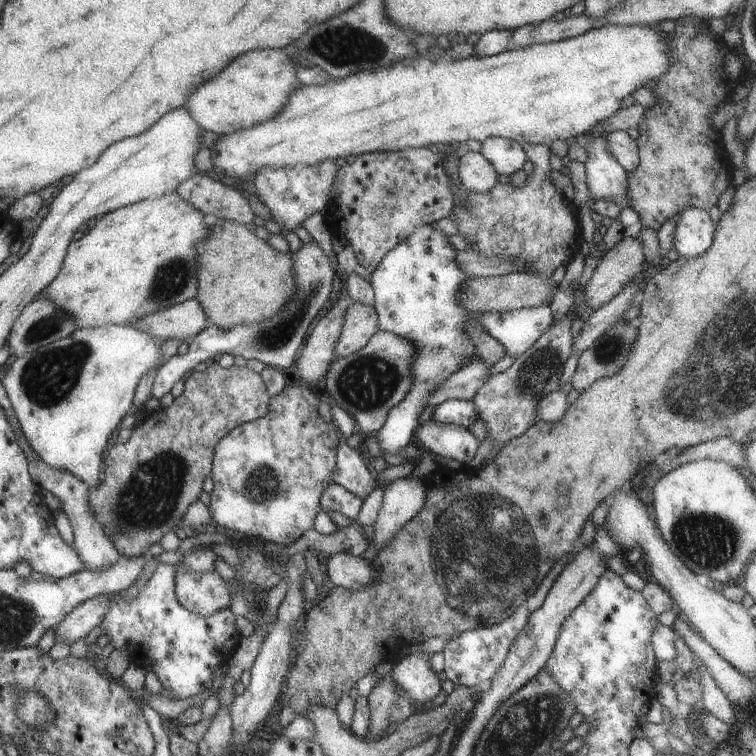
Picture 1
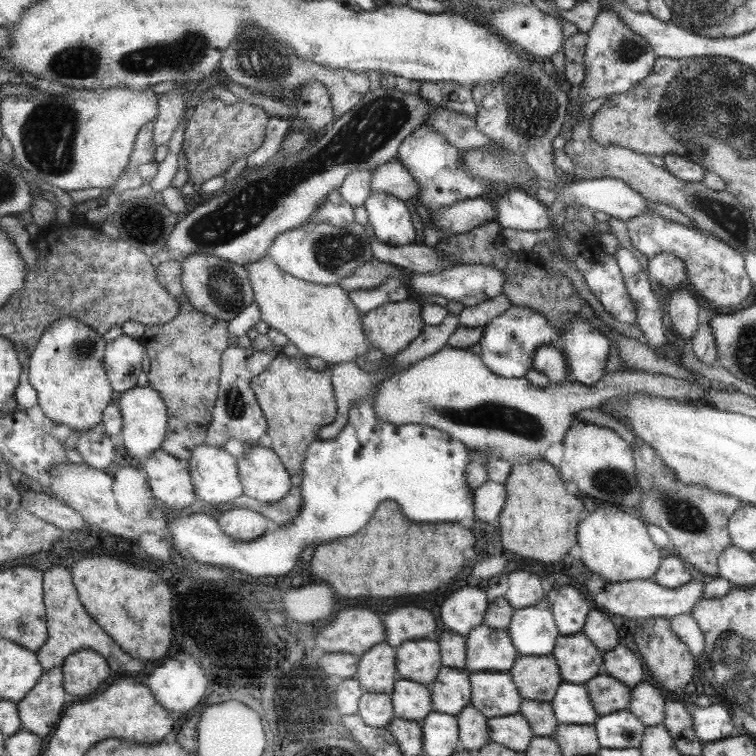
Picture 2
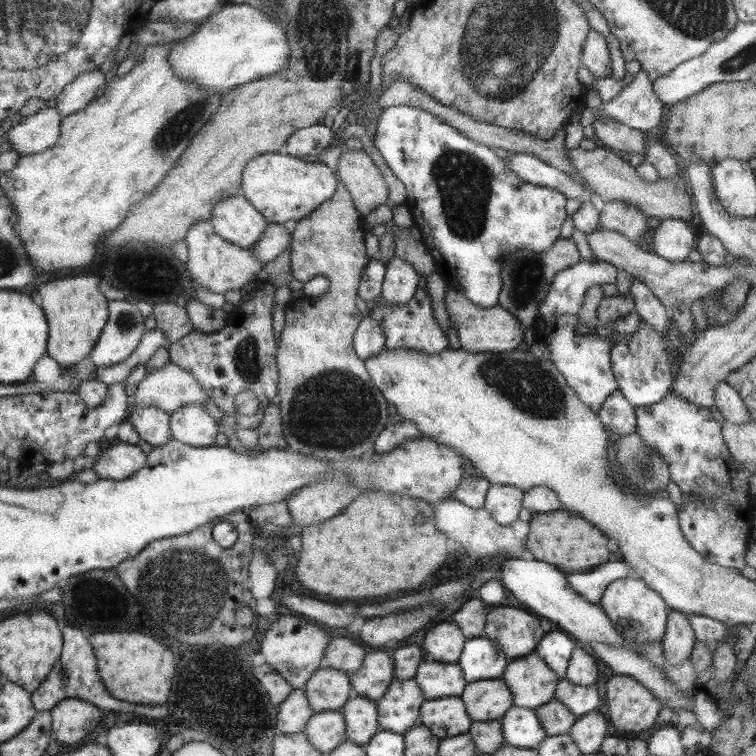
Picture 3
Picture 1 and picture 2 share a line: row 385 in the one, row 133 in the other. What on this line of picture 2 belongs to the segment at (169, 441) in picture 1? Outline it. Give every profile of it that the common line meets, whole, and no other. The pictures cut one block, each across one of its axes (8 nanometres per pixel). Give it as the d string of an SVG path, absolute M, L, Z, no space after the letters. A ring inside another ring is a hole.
M218 98L197 101L182 139L182 151L187 159L187 183L197 189L206 180L225 173L238 157L255 152L263 141L269 118L259 105L239 102L226 105Z

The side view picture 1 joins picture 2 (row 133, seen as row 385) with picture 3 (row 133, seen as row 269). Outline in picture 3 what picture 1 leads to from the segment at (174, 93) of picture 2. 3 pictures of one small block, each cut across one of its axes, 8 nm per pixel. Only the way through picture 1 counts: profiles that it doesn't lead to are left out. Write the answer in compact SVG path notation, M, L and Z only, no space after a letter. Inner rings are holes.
M329 123L323 125L314 124L307 128L300 128L286 140L283 152L297 159L307 156L316 157L331 145L331 140L336 134L329 129Z

